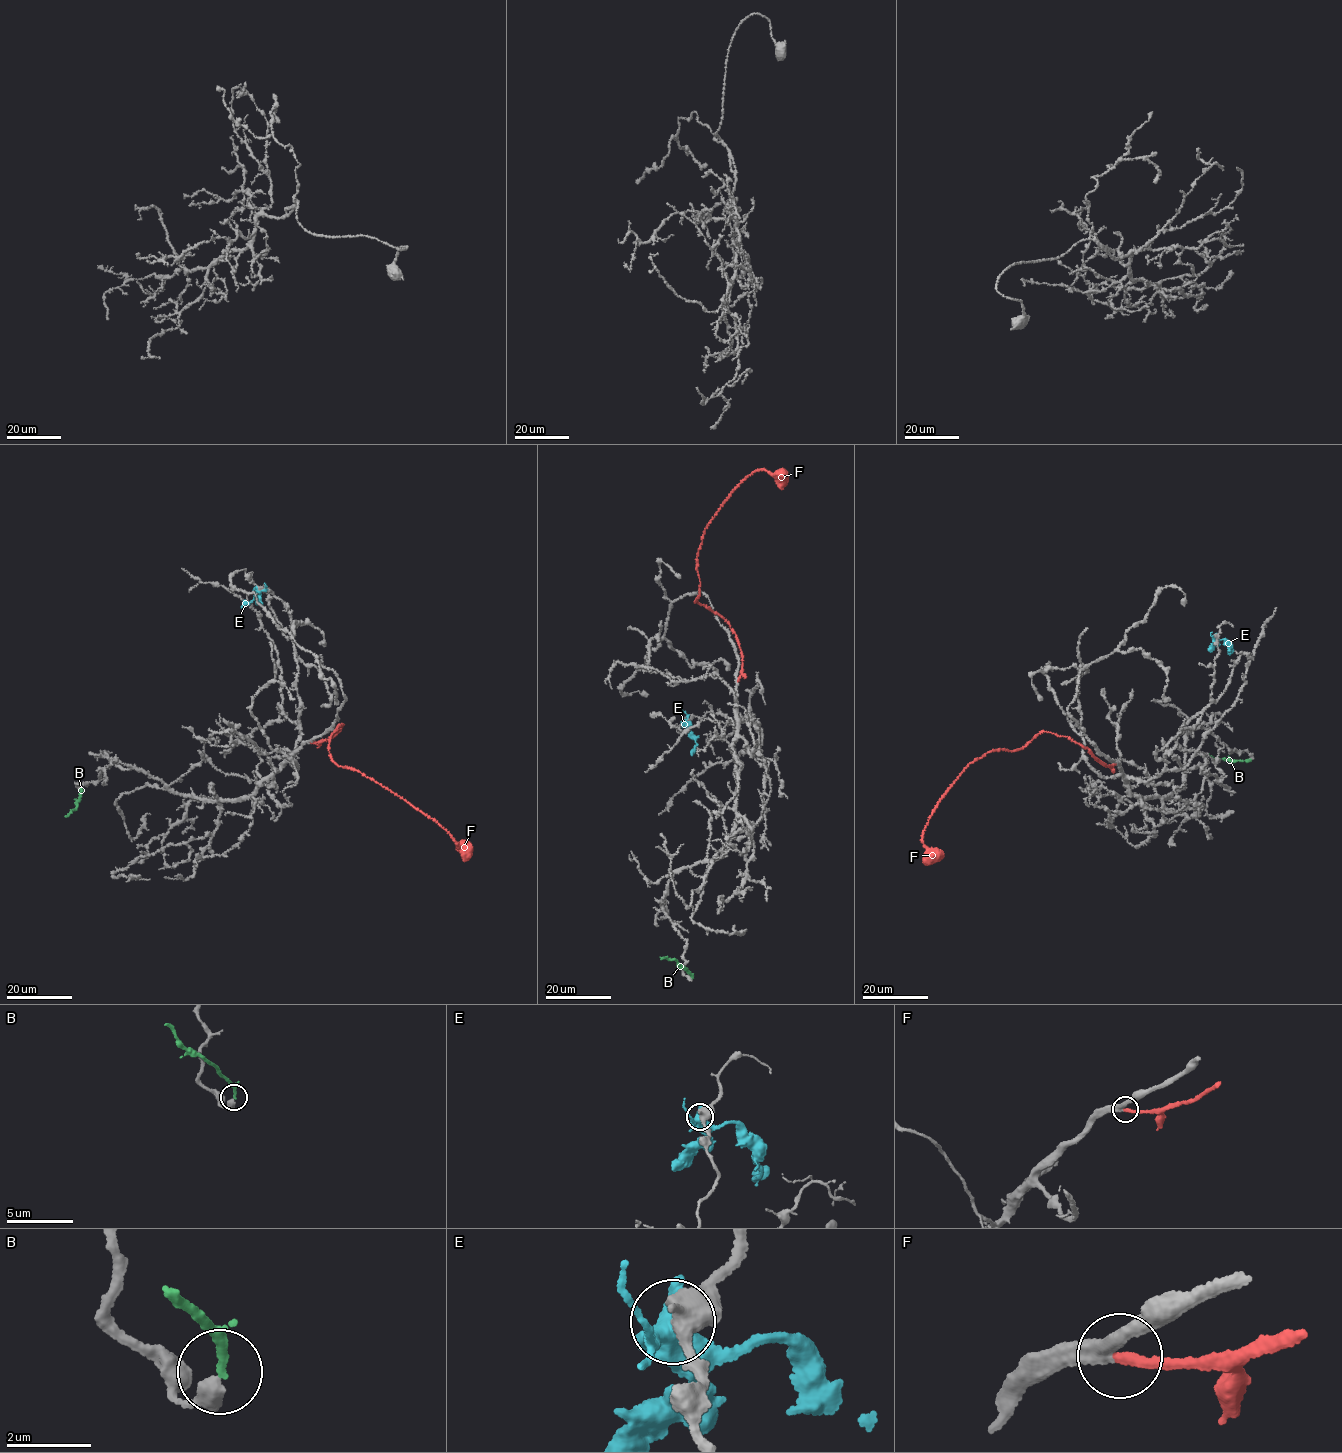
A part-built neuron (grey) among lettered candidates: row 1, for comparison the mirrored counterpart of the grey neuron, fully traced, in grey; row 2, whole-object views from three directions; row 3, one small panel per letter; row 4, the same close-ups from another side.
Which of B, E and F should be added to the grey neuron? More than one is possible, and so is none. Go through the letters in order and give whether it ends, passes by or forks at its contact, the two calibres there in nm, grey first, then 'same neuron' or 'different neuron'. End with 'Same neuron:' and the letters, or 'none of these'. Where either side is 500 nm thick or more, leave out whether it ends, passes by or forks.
B: it passes by; 400 nm thick on the grey side, 160 nm on the other; same neuron
E: 400 nm thick on the grey side, 550 nm on the other; different neuron
F: it ends there; 340 nm thick on the grey side, 240 nm on the other; same neuron
Same neuron: B, F

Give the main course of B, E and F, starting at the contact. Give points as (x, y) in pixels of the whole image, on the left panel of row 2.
B: (79, 789), (81, 792), (75, 808), (65, 816)
E: (259, 589), (255, 589), (253, 600), (241, 607)
F: (310, 742), (343, 725), (330, 737), (339, 766), (378, 783), (465, 846)

